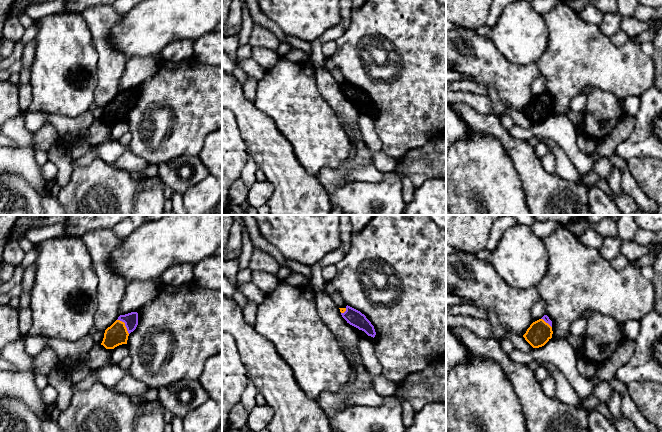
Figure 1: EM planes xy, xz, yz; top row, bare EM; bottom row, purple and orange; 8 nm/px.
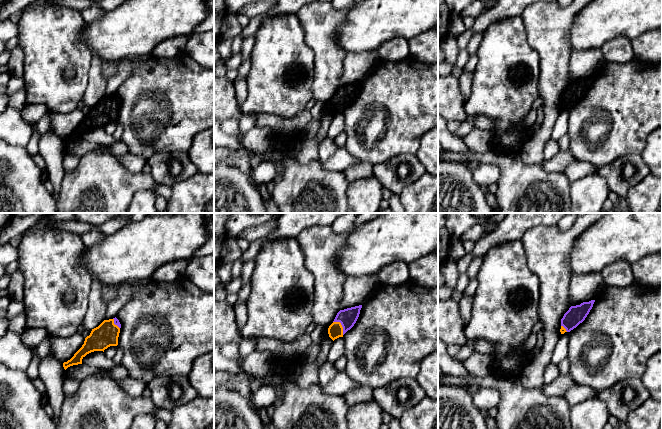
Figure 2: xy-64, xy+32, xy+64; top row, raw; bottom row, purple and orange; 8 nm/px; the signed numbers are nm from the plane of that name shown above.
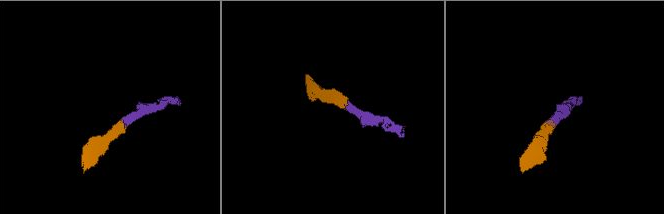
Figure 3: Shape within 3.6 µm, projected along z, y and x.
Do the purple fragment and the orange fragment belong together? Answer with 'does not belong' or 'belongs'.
belongs

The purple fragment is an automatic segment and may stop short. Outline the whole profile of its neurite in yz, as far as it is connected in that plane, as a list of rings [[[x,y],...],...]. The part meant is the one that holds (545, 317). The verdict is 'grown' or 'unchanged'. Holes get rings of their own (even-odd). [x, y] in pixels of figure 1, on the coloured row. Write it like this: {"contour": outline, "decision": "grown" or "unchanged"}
{"contour": [[[544,315],[530,325],[523,337],[533,348],[539,348],[552,338],[552,334],[552,321]]], "decision": "grown"}

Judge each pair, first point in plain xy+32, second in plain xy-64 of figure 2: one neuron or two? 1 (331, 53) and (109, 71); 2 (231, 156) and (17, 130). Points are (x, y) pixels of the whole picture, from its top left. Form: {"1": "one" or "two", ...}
{"1": "two", "2": "two"}

